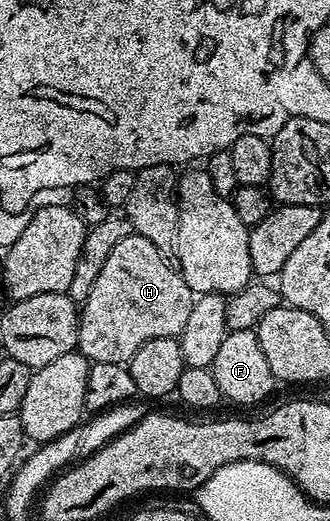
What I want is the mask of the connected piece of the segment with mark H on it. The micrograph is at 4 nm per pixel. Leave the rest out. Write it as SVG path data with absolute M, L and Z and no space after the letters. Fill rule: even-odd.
M131 234L112 249L112 254L108 254L88 298L80 306L77 351L91 364L116 362L129 365L132 354L136 354L144 342L152 342L152 338L181 337L195 299L196 293L190 289L188 282L184 282L177 267L160 250L156 250L148 238Z

